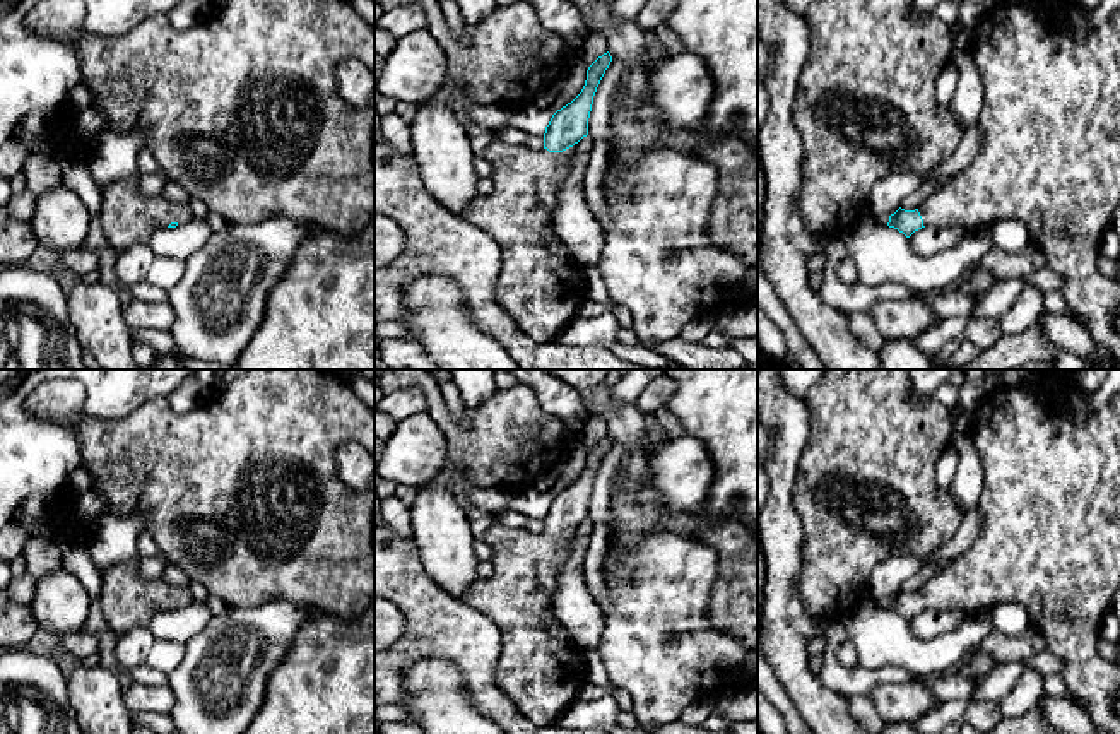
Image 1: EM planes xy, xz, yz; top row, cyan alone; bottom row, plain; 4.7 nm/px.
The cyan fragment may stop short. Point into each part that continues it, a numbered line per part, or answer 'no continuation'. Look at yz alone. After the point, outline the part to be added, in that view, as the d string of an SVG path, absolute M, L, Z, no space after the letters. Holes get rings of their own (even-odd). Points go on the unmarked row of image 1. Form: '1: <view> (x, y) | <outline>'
1: yz (1050, 509) | M1043 370L1041 373L1035 371L1035 376L1028 383L1019 385L1009 378L1000 390L985 394L978 407L971 412L973 443L985 469L985 488L978 501L981 513L980 536L963 554L954 558L947 568L925 582L918 595L923 602L923 609L939 613L964 611L976 616L992 611L997 604L1023 604L1031 624L1045 638L1046 648L1065 664L1062 678L1070 693L1088 707L1091 719L1101 729L1110 734L1120 734L1120 666L1103 659L1098 652L1098 642L1103 638L1103 619L1105 614L1113 609L1113 595L1120 585L1120 390L1103 409L1091 412L1084 421L1074 421L1070 414L1062 409L1062 400L1074 388L1074 370Z

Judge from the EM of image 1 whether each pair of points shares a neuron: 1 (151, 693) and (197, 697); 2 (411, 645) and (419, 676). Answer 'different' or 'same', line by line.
1: different
2: different

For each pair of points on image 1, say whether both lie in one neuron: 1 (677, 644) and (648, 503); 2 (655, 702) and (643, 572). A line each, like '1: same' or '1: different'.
1: different
2: same

